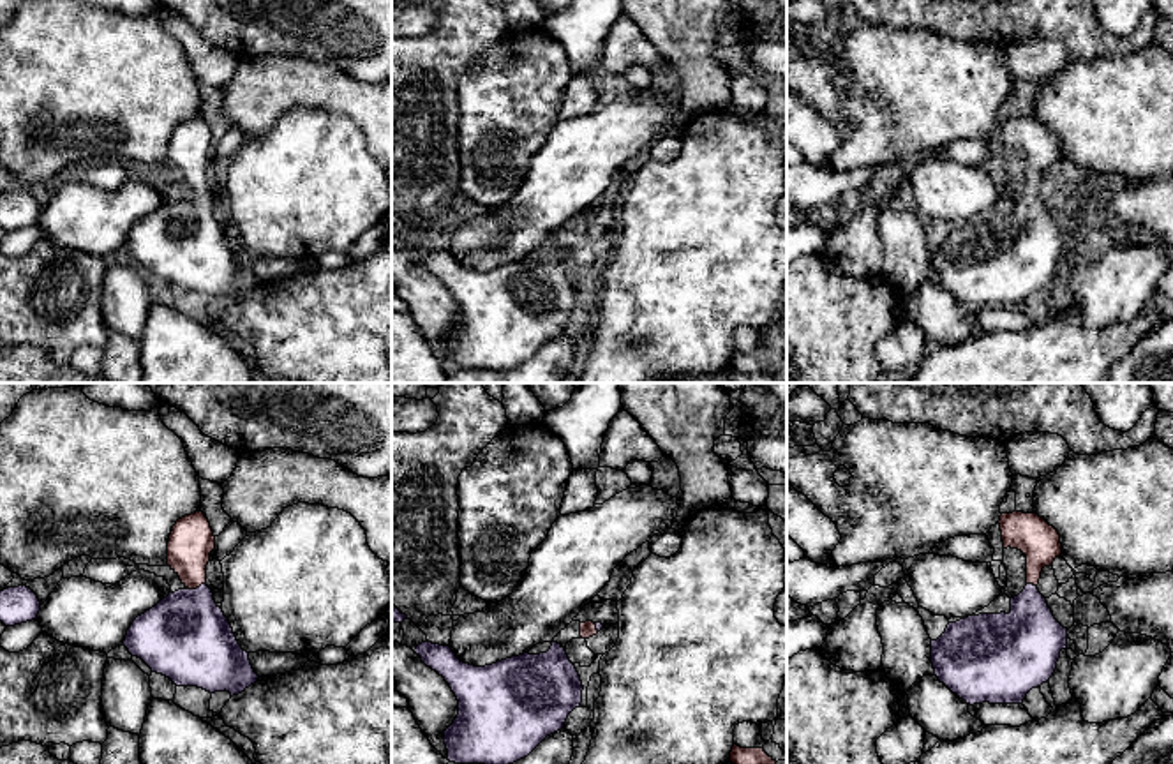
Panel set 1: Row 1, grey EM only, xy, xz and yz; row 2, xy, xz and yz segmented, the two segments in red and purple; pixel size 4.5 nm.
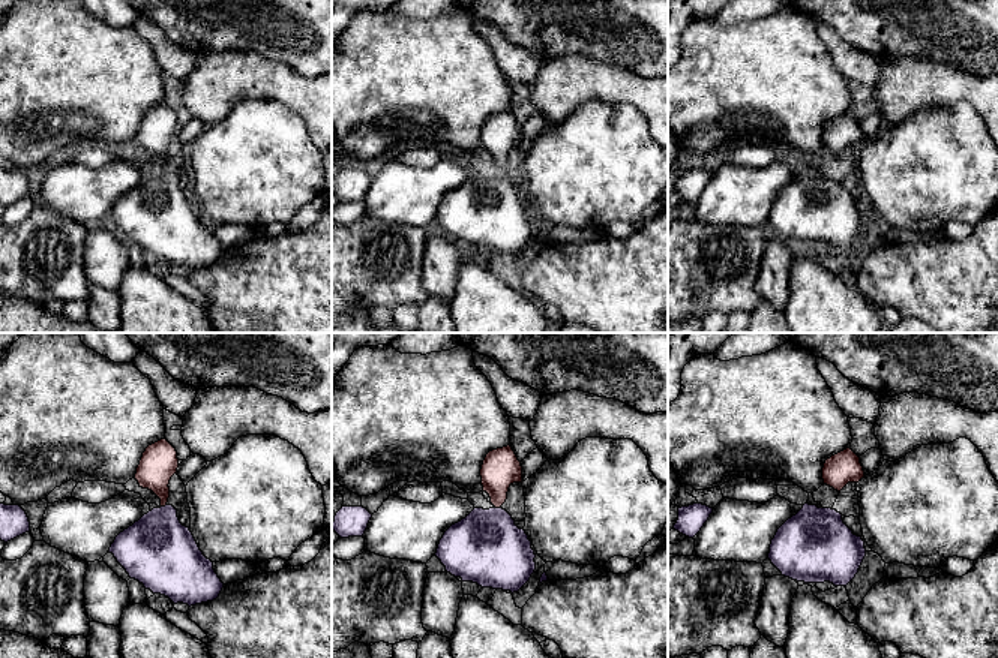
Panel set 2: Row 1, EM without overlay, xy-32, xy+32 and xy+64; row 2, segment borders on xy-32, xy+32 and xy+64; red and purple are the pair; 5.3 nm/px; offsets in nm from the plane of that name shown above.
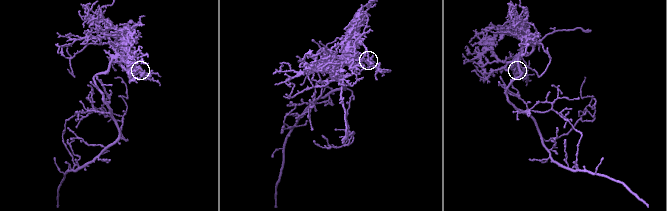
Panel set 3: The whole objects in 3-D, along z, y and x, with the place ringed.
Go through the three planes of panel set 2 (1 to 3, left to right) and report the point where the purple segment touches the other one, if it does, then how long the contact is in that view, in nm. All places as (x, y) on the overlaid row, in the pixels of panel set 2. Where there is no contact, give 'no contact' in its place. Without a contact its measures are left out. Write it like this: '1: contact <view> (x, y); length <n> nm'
1: contact xy-32 (162, 505); length 40 nm
2: contact xy+32 (497, 507); length 30 nm
3: no contact

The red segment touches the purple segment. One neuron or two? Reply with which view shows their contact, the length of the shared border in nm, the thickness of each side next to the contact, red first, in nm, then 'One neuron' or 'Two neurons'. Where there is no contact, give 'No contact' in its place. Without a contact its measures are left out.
Touches red in xy. Shared border 90 nm. Thickness 200 nm (red) against 400 nm. One neuron

